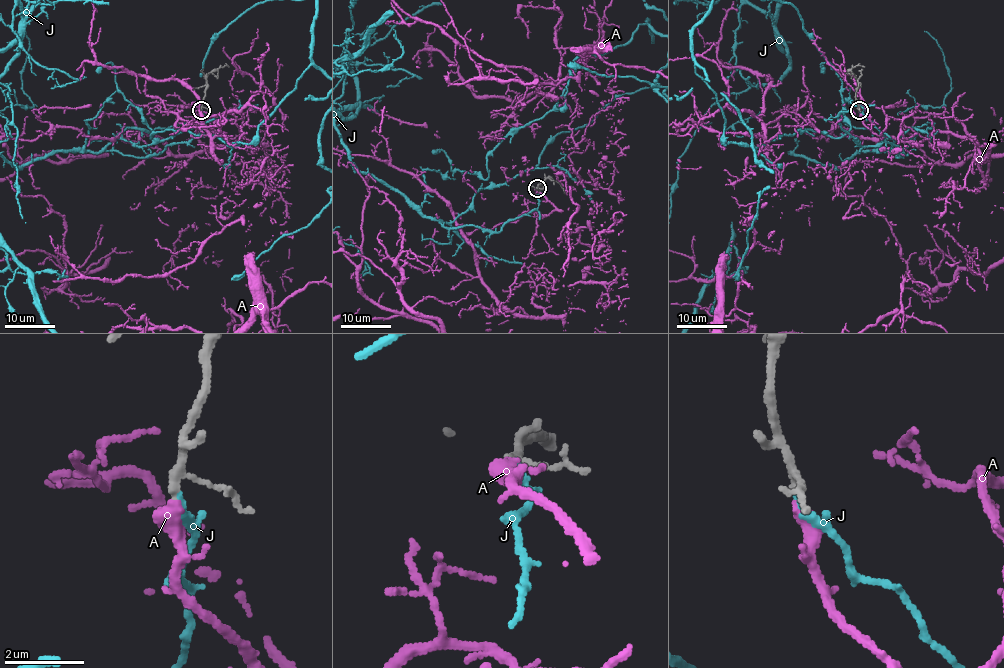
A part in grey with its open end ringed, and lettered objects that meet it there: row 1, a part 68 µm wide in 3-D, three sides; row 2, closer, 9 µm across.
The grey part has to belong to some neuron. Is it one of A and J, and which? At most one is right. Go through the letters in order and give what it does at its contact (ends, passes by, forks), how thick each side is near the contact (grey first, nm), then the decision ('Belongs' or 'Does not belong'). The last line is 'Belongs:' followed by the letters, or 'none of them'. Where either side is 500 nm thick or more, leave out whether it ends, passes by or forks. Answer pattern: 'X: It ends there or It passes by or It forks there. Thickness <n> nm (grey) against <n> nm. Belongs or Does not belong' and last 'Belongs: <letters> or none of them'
A: It ends there. Thickness 180 nm (grey) against 440 nm. Belongs
J: It ends there. Thickness 190 nm (grey) against 170 nm. Does not belong
Belongs: A

